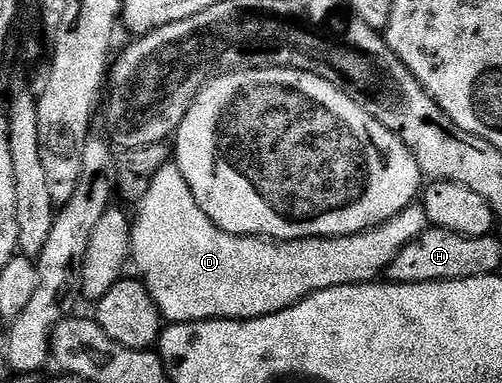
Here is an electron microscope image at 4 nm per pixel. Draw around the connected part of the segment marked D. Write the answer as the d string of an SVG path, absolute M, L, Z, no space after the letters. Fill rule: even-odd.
M174 163L166 164L159 171L152 181L152 187L148 189L148 194L138 203L137 209L138 215L137 213L135 214L131 228L132 259L142 273L140 277L143 285L152 295L153 301L158 304L159 309L162 310L163 318L170 323L181 323L184 321L251 321L257 317L284 311L288 307L300 303L305 297L311 297L316 291L324 291L332 287L340 287L341 285L368 285L377 282L385 274L387 267L396 259L396 255L400 255L400 251L404 251L404 247L408 247L410 243L415 241L428 228L426 208L421 203L415 203L404 207L404 211L400 211L392 219L380 223L375 229L365 229L363 233L353 233L347 237L309 237L303 241L272 241L265 237L234 236L216 227L208 219L208 215L200 209L194 196L190 194L190 188L186 186L183 173L178 170L177 164Z

